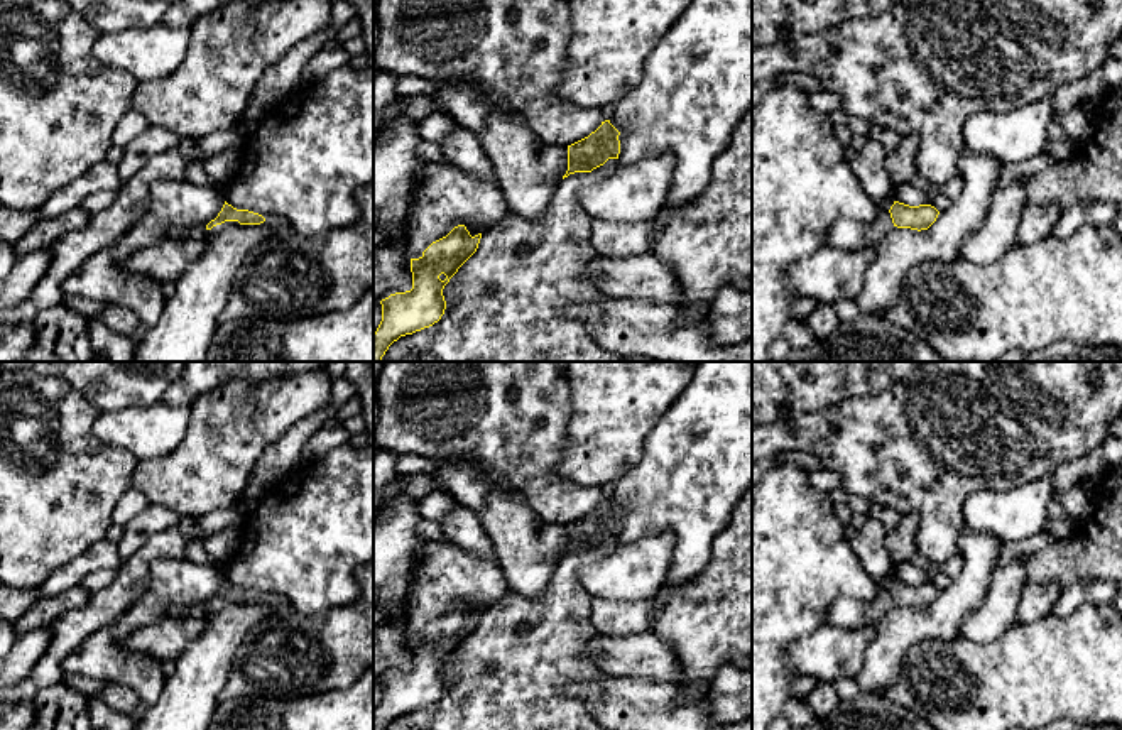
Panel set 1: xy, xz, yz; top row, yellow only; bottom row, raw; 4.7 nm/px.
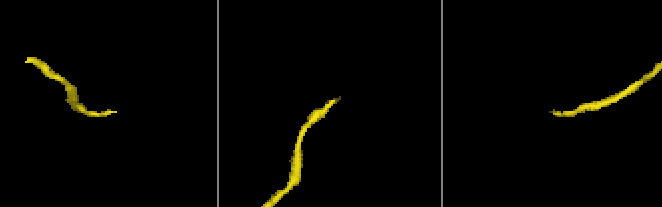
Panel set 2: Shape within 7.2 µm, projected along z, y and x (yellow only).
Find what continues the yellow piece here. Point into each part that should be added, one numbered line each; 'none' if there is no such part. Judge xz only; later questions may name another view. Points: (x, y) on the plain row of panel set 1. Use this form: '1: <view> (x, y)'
none

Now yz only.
1: yz (845, 612)

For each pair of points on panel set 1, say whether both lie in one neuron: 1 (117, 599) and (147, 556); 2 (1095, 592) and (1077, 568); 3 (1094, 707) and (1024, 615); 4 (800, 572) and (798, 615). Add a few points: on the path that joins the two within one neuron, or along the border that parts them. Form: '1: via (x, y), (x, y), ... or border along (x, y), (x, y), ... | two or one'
1: via (125, 588), (132, 582), (132, 573), (137, 566) | one
2: border along (1104, 578), (1078, 582), (1063, 588) | two
3: border along (1051, 612), (1031, 622), (1016, 622) | two
4: via (798, 582), (798, 605) | one

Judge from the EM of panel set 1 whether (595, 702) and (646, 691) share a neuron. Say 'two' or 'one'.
one

